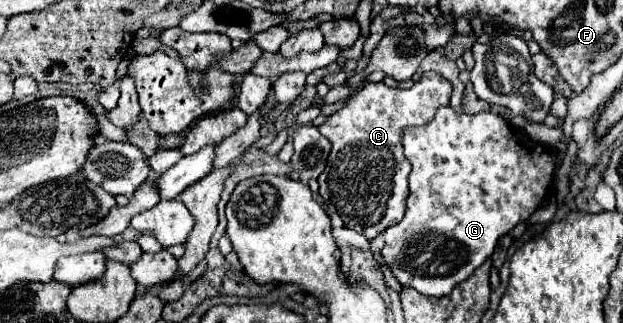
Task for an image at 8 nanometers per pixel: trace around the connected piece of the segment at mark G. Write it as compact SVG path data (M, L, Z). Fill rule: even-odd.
M442 106L430 124L408 128L402 144L404 156L412 164L408 178L410 196L406 200L404 220L384 230L386 244L382 258L402 286L412 286L424 296L446 296L492 256L496 242L504 234L528 220L542 206L552 186L556 156L550 148L512 130L512 126L494 112L464 114L452 110L452 106Z

